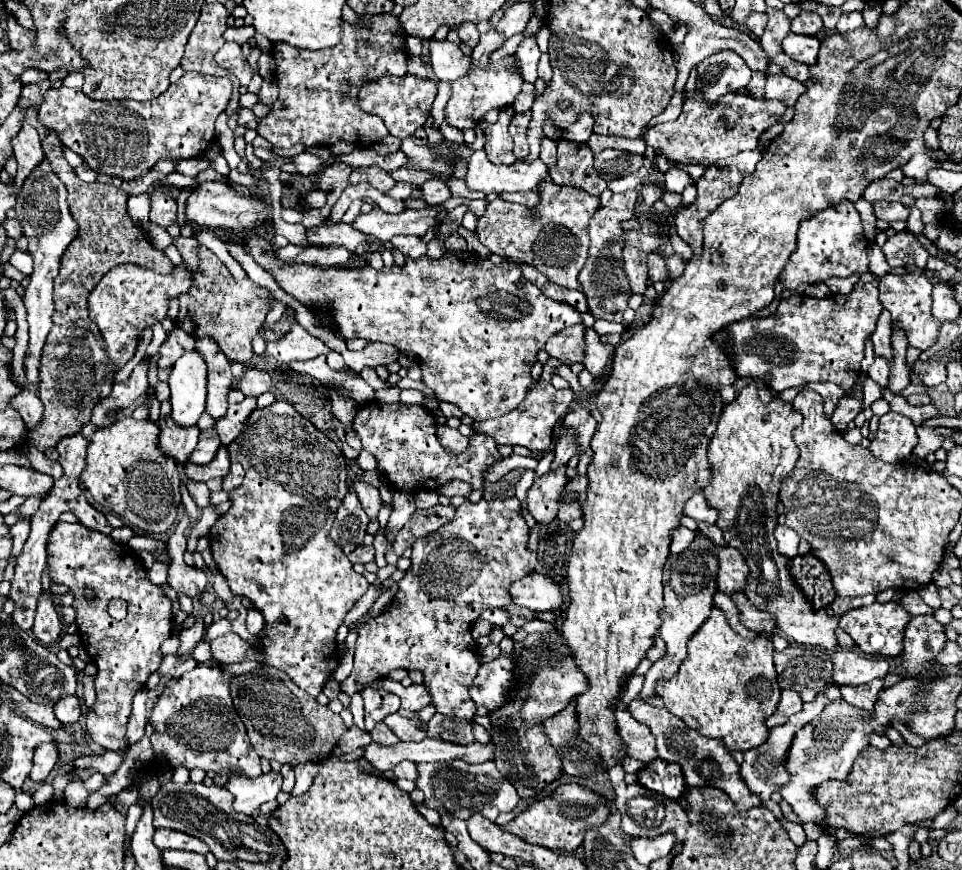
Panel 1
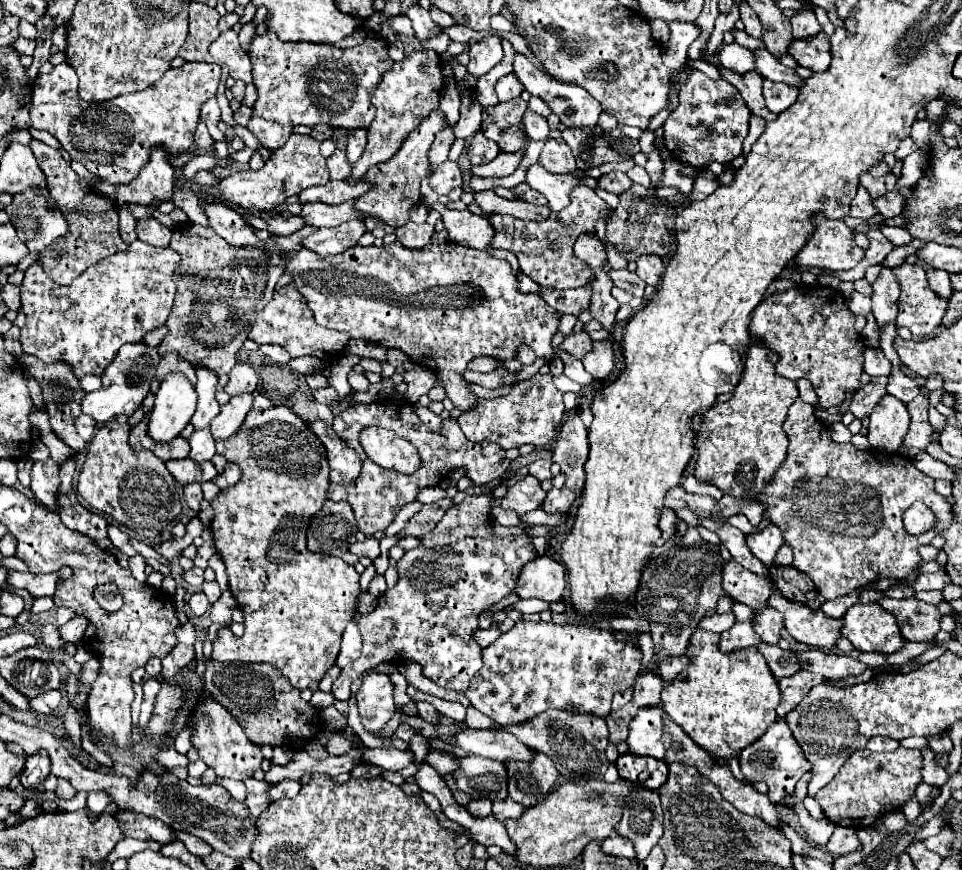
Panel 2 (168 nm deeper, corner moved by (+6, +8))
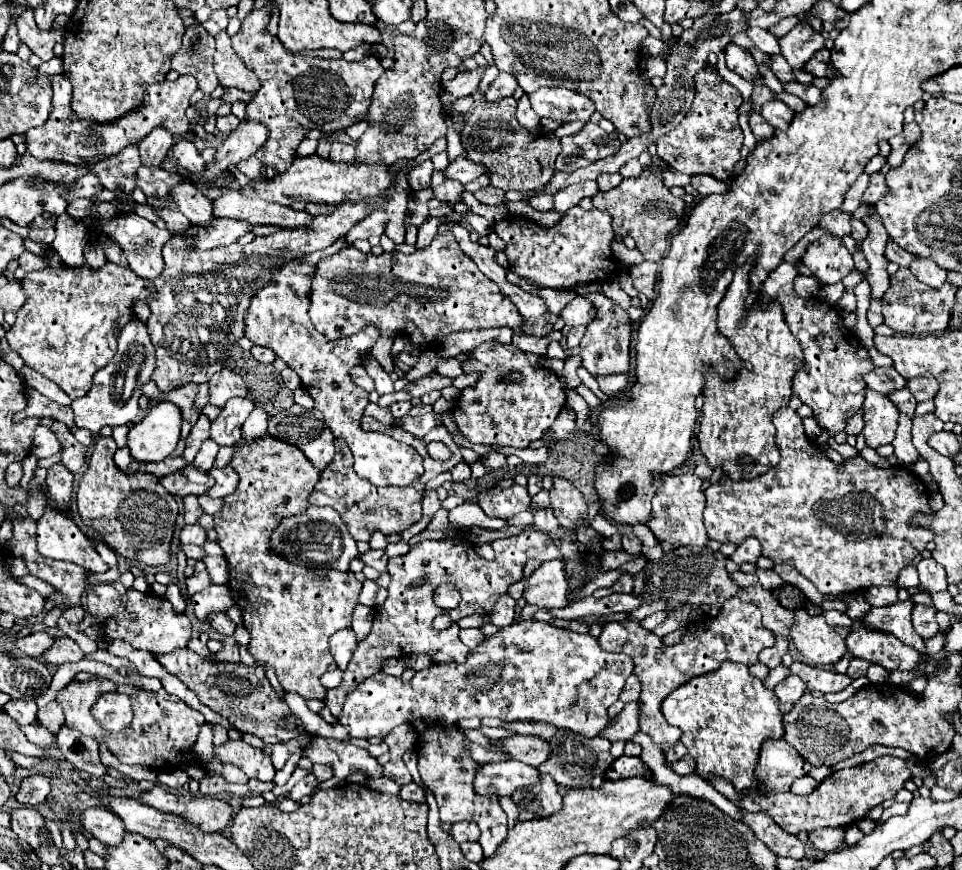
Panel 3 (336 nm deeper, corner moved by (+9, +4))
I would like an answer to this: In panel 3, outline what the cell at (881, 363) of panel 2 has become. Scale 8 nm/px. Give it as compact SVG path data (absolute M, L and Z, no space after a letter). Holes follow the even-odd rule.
M875 368L869 374L863 376L867 388L881 392L881 394L889 394L893 390L901 390L907 386L907 380L901 378L901 374L897 374L895 368Z

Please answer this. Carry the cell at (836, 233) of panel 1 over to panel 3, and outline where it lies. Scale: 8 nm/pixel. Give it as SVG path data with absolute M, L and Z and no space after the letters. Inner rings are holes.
M821 236L817 242L807 246L801 260L821 284L837 284L853 270L849 250L843 246L841 238L831 236Z

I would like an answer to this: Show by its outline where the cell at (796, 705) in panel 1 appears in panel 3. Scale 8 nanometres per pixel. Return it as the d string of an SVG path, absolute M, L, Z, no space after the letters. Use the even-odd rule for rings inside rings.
M787 676L781 684L777 684L775 686L775 696L779 698L779 710L785 714L785 712L789 712L793 706L795 706L795 702L803 696L803 692L805 692L807 688L805 688L805 682L801 680L801 678L797 678L797 676Z

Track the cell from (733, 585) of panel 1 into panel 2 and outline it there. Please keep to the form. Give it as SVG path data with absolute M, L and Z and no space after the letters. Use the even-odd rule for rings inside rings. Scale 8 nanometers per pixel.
M732 558L724 564L722 586L732 600L742 602L750 608L766 608L766 600L772 588L766 578L760 578L758 574L744 570L738 562L732 562Z

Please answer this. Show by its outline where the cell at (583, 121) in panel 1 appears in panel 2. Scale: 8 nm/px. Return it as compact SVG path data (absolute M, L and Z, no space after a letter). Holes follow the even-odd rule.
M516 52L514 58L514 74L516 78L524 84L524 88L534 94L540 96L544 100L548 100L550 108L554 114L558 114L560 122L564 124L564 128L584 128L584 126L596 126L598 116L602 114L602 106L596 102L596 98L592 98L592 94L588 94L584 88L576 86L576 84L564 84L558 82L554 78L548 78L542 70L538 70L534 64L530 64L530 60L526 56L522 56L520 52Z

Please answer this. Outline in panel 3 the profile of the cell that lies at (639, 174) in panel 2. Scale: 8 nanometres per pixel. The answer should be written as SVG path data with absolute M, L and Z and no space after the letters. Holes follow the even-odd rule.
M633 158L633 160L629 160L629 162L625 162L623 166L621 166L621 170L619 170L619 174L623 176L623 178L635 178L637 174L641 174L641 164L639 164L639 160L637 158Z

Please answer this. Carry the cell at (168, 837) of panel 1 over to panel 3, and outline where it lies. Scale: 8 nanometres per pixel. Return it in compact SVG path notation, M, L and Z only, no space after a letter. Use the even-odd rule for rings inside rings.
M101 806L81 810L77 822L85 834L91 834L93 838L101 840L107 846L117 846L125 836L125 828L121 820Z

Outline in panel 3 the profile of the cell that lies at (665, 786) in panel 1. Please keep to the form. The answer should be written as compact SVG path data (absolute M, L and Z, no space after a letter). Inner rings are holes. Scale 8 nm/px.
M629 756L617 758L605 772L605 780L619 780L619 778L631 778L631 776L651 778L653 774L641 758L629 758Z

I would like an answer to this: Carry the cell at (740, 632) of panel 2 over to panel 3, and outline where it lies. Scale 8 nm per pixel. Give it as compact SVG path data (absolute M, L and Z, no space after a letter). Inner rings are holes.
M737 596L725 600L721 612L717 616L709 616L709 620L703 622L701 626L697 626L697 622L691 622L687 626L687 632L683 632L683 638L673 646L665 646L663 638L645 630L639 620L609 622L603 626L603 632L599 634L597 640L601 648L607 652L625 652L633 658L635 664L633 674L641 682L639 726L657 744L661 742L675 744L680 741L681 729L669 724L661 714L661 702L675 688L679 688L681 684L689 682L695 676L717 670L725 660L751 666L757 662L757 654L763 648L775 644L775 636L769 634L769 630L763 628L761 624L761 612L757 610L757 606L749 602L741 602L741 598Z

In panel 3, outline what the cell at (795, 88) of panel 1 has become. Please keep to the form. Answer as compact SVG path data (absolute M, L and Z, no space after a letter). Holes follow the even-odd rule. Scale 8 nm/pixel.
M771 100L771 102L763 104L761 114L777 130L787 130L789 122L793 120L793 110L787 104L783 104L781 100Z

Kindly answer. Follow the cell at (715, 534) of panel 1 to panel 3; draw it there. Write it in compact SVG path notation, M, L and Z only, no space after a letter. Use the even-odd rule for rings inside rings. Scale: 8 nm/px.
M737 571L734 573L729 573L729 576L732 580L735 580L740 587L749 587L758 582L757 576L752 573L745 574L741 571Z

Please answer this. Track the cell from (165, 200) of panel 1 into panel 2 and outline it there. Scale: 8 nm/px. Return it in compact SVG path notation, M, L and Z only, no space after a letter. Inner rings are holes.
M152 150L150 162L140 170L140 174L126 186L112 186L102 182L96 186L100 194L116 198L118 202L132 202L150 206L158 202L170 202L174 190L174 168L168 164L168 154L164 150Z

